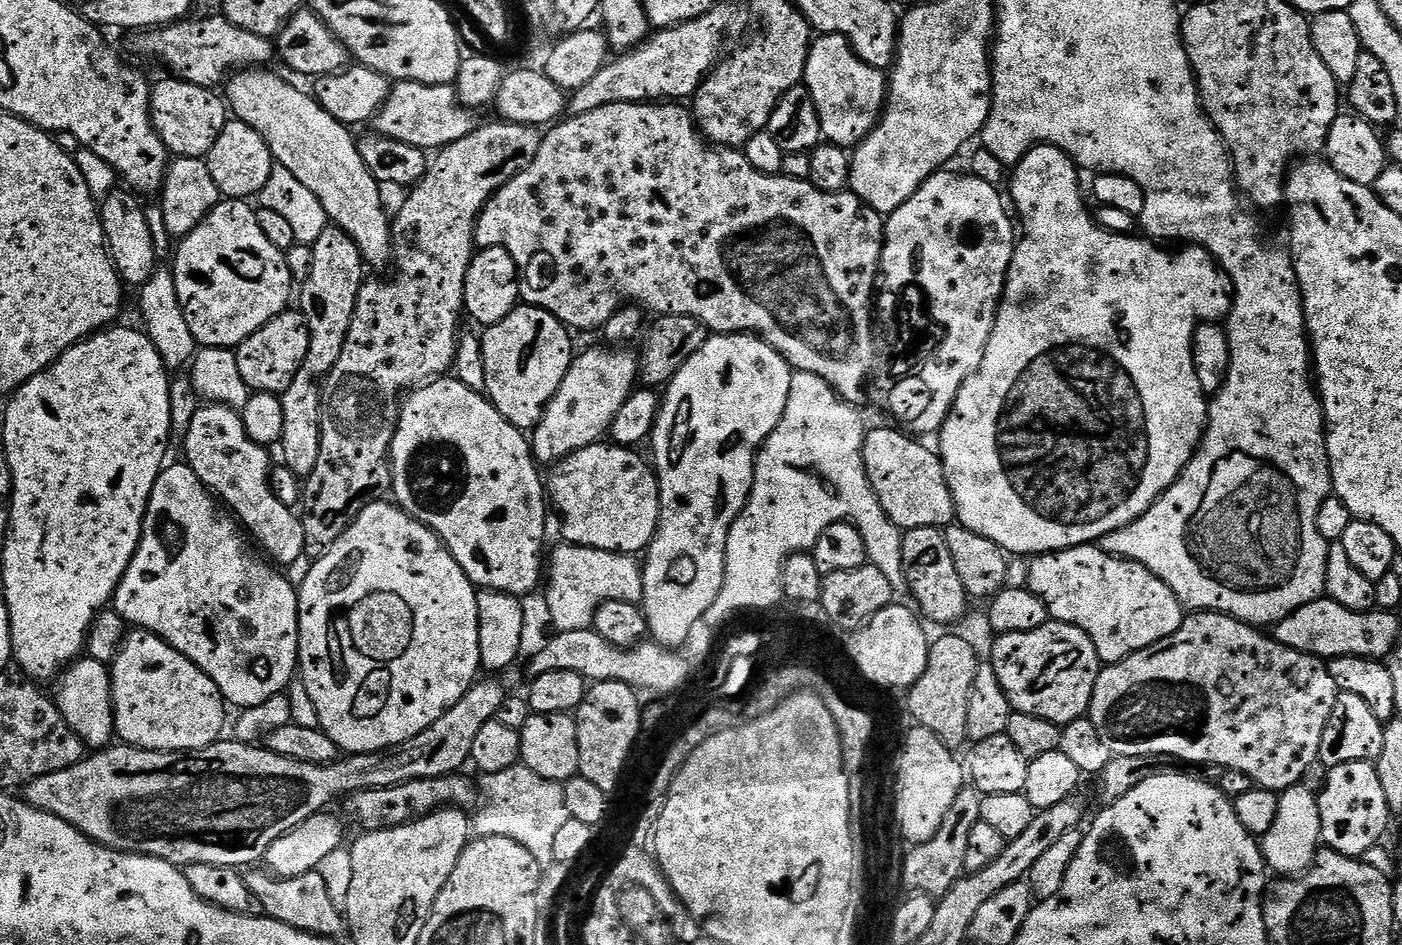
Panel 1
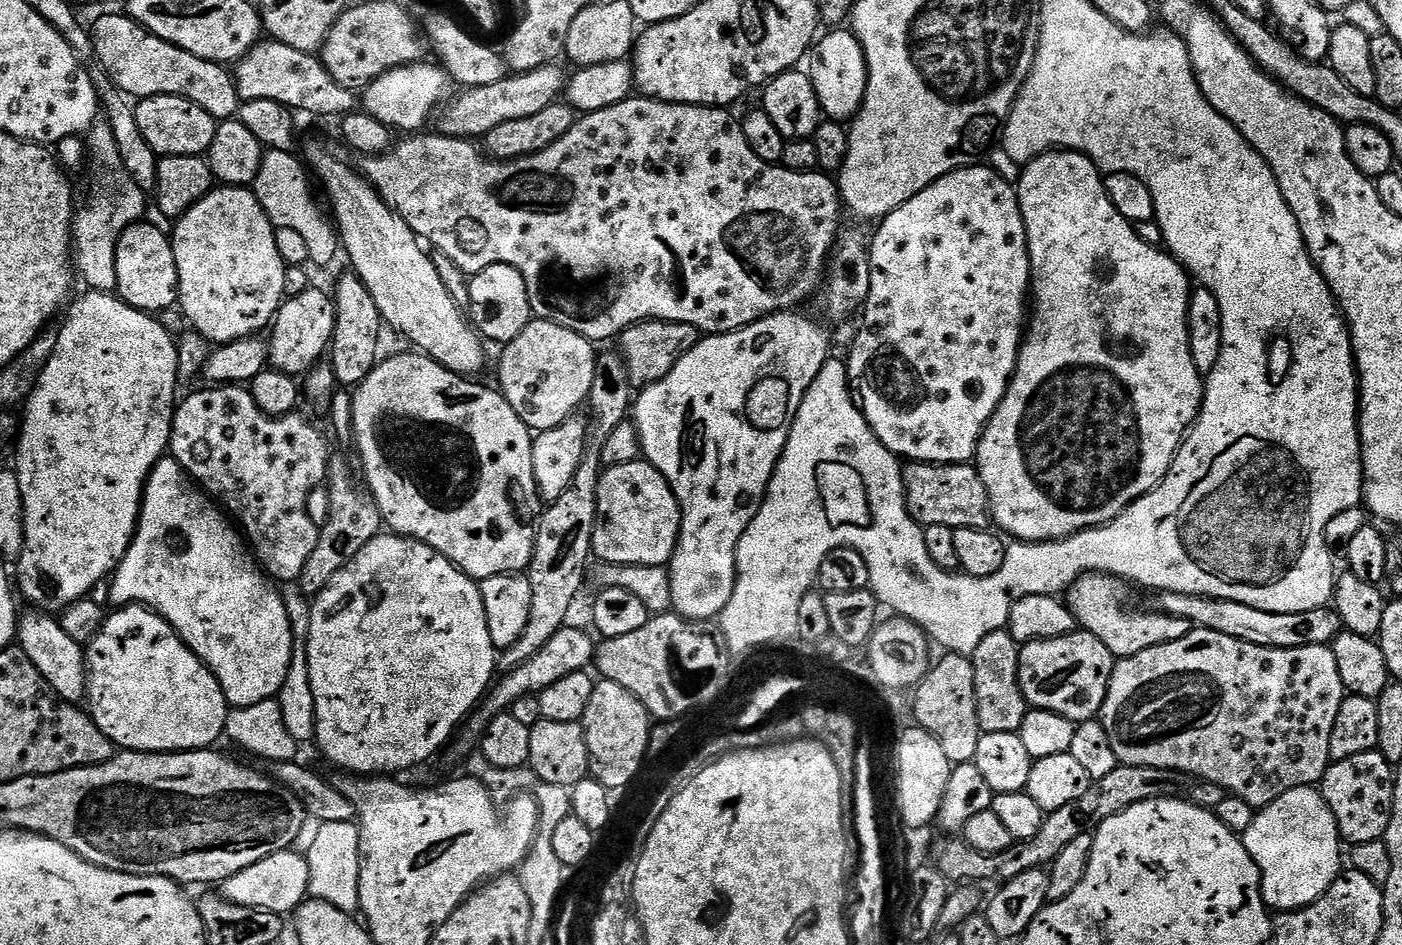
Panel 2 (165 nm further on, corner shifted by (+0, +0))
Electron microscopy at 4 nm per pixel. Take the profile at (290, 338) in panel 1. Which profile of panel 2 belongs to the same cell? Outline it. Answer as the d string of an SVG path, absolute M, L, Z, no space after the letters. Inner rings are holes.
M309 286L302 294L285 299L273 317L269 337L269 363L273 369L288 375L302 376L321 361L331 347L335 331L336 306L333 297Z

